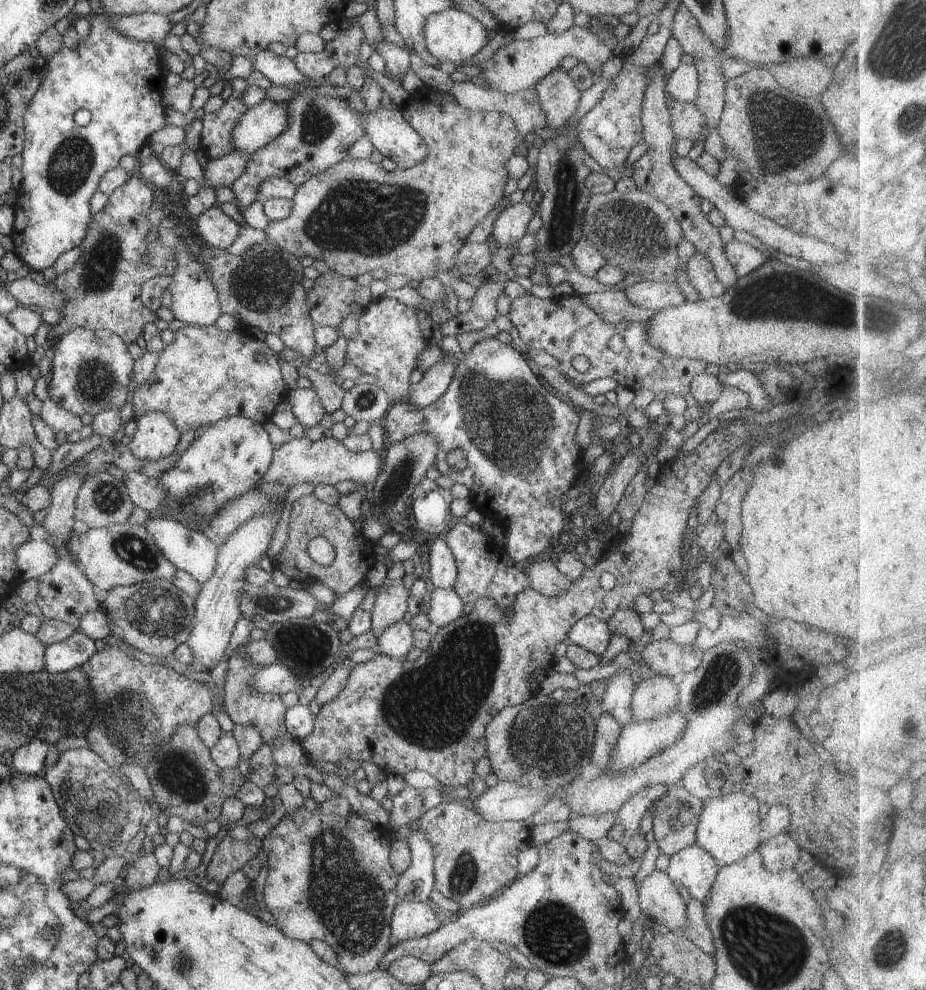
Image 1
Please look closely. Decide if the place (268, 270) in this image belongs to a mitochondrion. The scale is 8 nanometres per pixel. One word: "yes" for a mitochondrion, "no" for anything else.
yes

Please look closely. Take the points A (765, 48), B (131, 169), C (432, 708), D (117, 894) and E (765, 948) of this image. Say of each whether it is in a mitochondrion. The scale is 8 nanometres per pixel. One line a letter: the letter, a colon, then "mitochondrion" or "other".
A: mitochondrion
B: other
C: mitochondrion
D: other
E: mitochondrion

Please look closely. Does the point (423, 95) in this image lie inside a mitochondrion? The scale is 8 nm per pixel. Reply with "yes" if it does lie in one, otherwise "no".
no

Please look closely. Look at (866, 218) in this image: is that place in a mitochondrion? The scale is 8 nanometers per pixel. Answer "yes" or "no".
no

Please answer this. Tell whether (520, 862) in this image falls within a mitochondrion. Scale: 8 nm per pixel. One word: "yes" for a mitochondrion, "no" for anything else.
no

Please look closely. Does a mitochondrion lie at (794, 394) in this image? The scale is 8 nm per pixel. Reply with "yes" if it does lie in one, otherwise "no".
no

